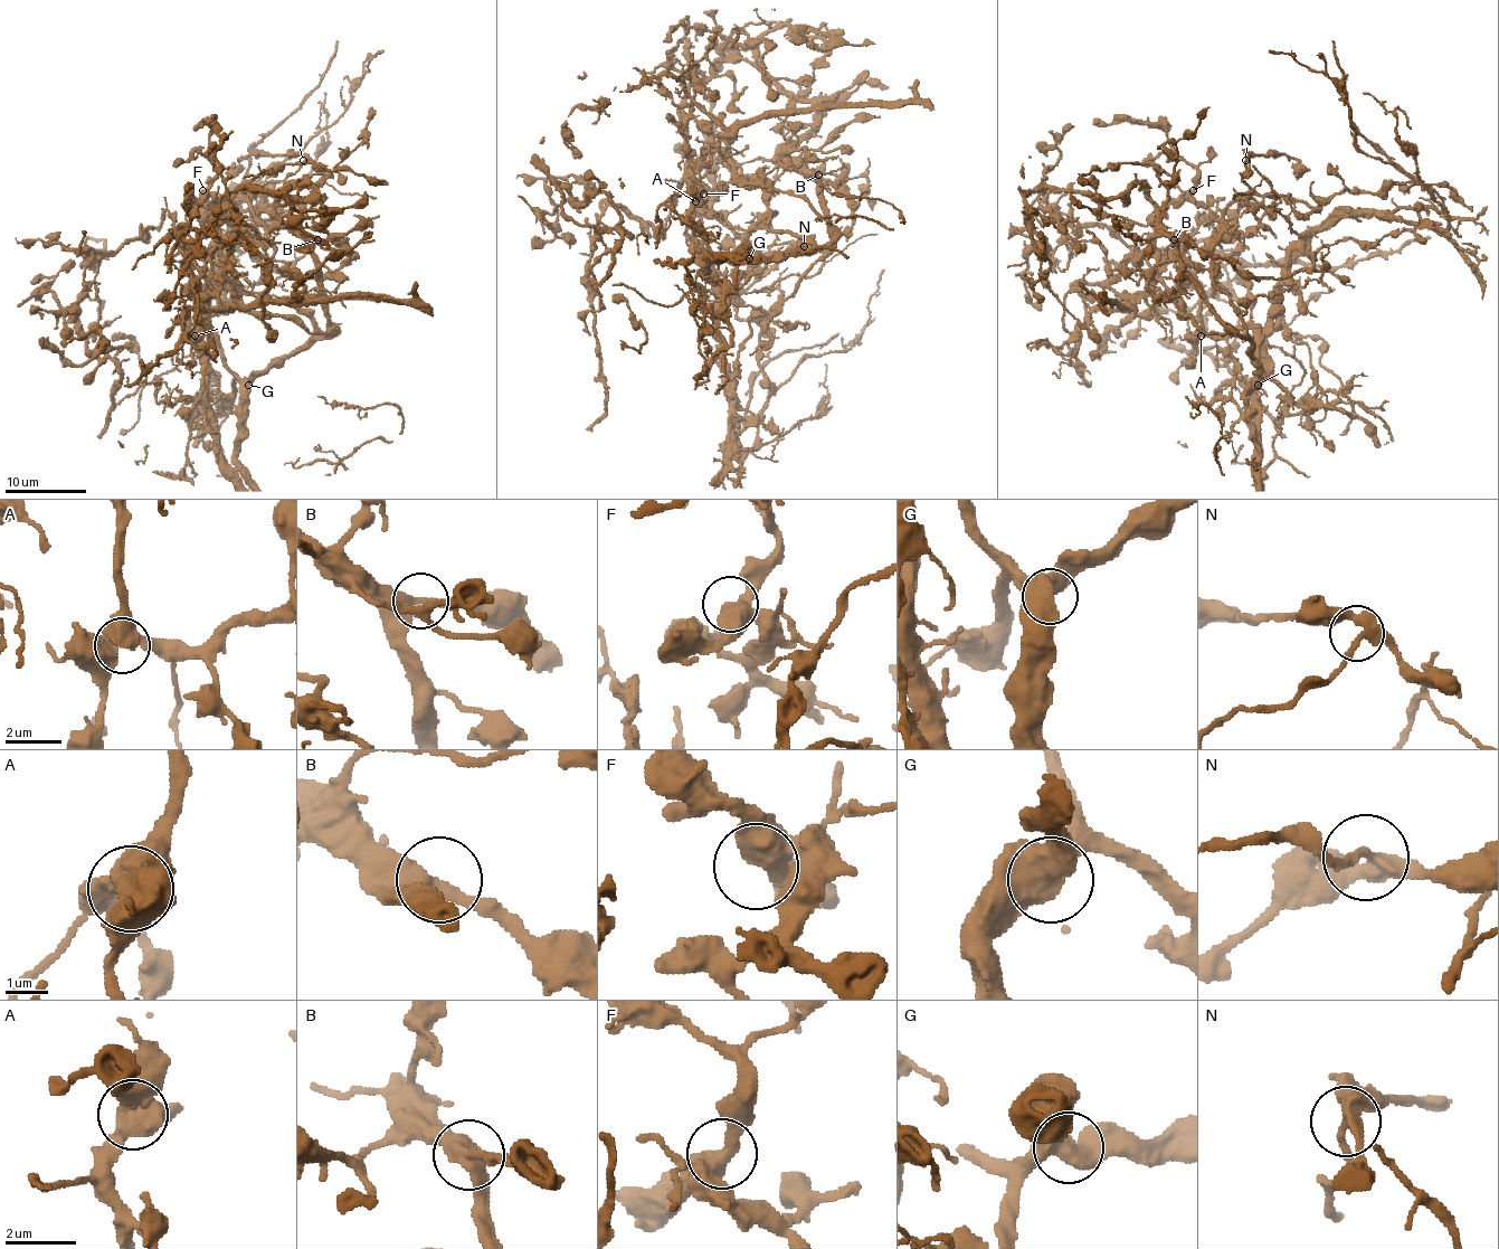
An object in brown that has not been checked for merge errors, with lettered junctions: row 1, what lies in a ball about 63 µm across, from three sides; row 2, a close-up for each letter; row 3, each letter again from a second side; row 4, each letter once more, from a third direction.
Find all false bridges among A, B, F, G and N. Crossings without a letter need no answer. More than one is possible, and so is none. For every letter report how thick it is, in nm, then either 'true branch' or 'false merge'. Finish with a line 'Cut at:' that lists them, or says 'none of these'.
A: 600 nm thick; true branch
B: 440 nm thick; true branch
F: 400 nm thick; true branch
G: 460 nm thick; true branch
N: 320 nm thick; true branch
Cut at: none of these

